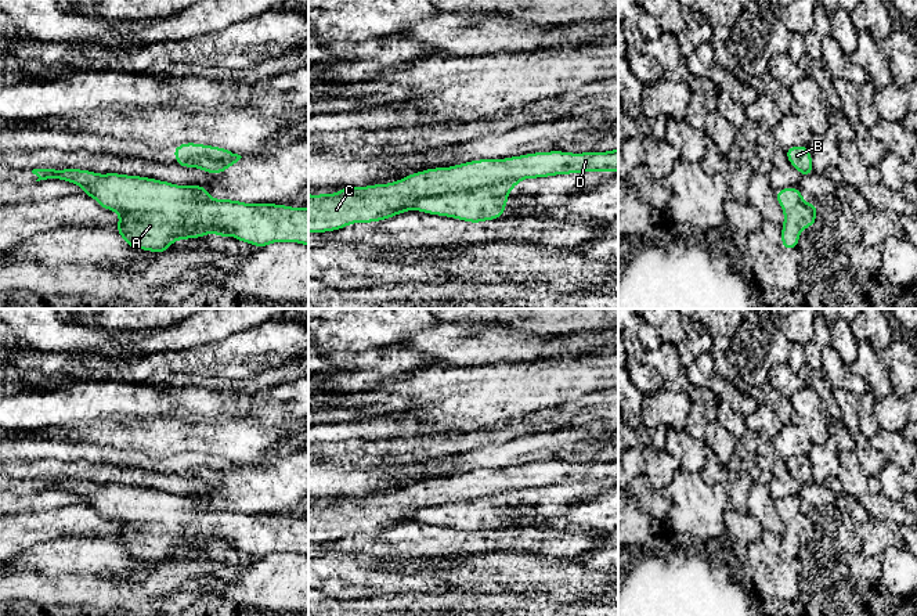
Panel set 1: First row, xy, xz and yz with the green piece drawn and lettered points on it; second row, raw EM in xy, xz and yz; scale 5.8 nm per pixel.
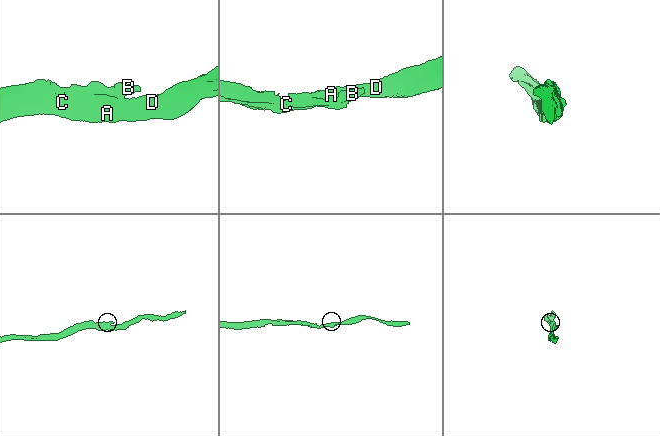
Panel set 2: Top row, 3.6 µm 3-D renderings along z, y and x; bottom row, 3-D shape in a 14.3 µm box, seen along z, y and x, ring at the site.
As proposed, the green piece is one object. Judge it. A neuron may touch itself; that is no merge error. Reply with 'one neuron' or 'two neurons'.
two neurons

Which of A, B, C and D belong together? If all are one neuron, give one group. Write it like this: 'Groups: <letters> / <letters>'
Groups: A C D / B

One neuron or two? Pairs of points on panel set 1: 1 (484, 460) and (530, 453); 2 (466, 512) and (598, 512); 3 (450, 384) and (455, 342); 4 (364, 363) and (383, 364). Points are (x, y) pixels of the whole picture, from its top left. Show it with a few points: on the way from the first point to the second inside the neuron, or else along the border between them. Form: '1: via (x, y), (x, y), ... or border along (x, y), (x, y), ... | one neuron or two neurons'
1: via (495, 456), (519, 453) | one neuron
2: border along (595, 494), (560, 515), (535, 518) | two neurons
3: border along (444, 363), (451, 366), (484, 366) | two neurons
4: via (368, 364), (379, 364) | one neuron

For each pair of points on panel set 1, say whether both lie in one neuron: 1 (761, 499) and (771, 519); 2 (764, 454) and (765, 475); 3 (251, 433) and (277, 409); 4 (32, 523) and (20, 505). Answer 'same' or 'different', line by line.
1: same
2: different
3: different
4: different

